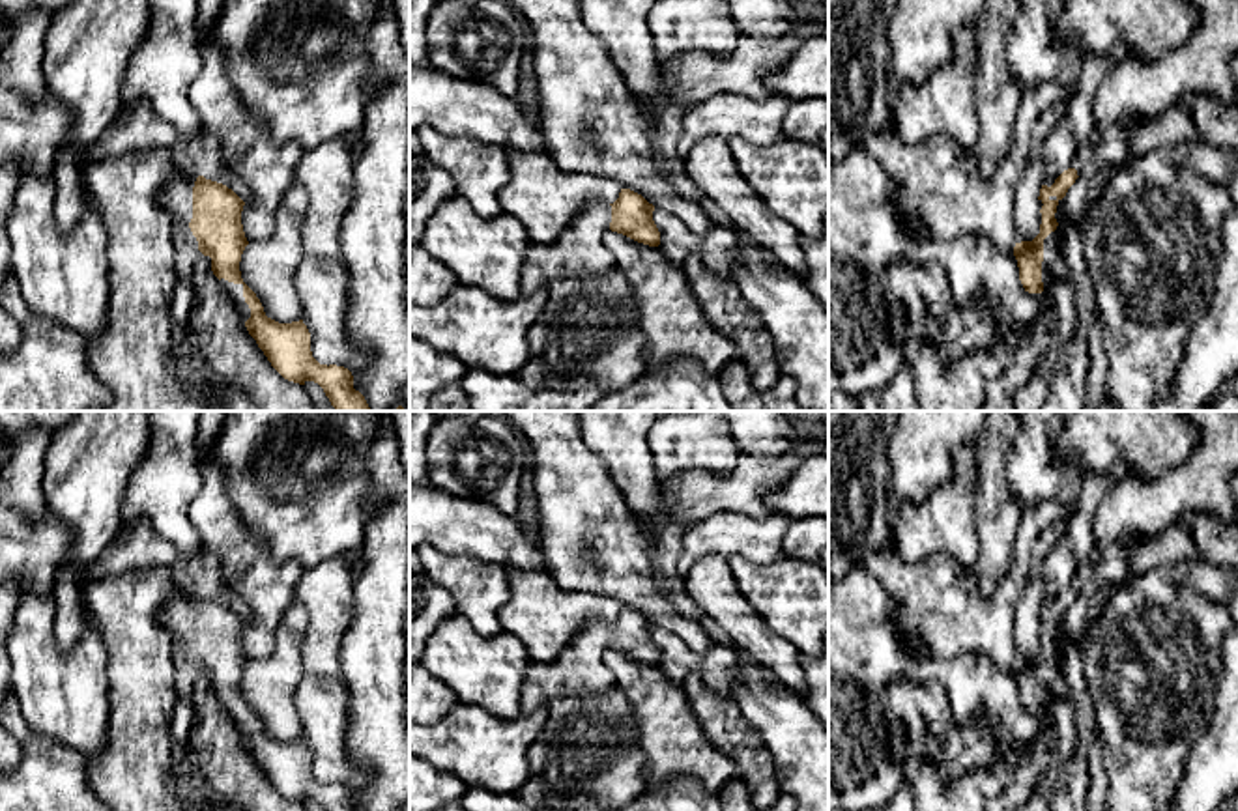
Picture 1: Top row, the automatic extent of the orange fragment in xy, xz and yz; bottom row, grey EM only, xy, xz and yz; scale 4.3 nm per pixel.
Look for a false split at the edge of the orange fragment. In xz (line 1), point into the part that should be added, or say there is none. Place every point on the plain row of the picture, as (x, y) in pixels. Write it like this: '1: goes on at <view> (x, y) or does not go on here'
1: goes on at xz (580, 668)

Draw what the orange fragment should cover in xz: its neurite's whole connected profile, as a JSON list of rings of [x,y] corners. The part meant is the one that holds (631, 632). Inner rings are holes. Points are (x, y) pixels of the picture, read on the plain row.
[[[621,607],[613,622],[591,622],[572,637],[554,662],[531,662],[522,688],[522,710],[546,710],[557,697],[608,690],[615,682],[604,654],[612,648],[638,662],[658,665],[655,624],[641,613]]]

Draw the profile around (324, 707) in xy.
[[[309,676],[299,682],[294,703],[303,727],[303,742],[310,751],[310,770],[320,783],[363,789],[368,774],[352,764],[346,753],[350,697],[340,678]]]

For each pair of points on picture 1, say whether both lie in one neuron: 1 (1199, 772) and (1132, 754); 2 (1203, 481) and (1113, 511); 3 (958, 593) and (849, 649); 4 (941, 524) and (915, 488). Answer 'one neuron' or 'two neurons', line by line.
1: two neurons
2: one neuron
3: two neurons
4: two neurons

